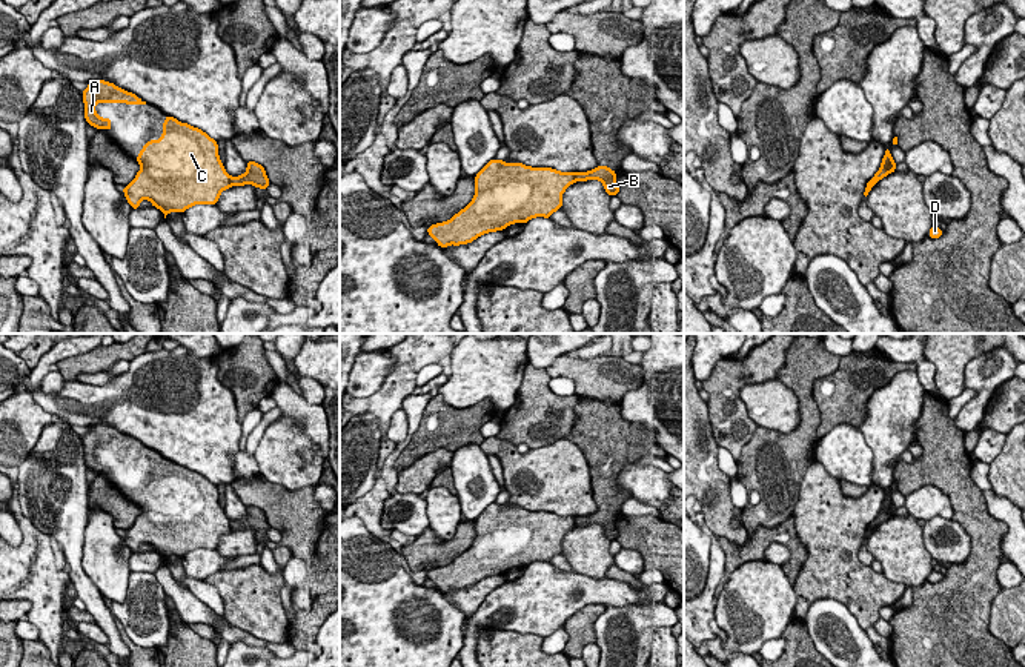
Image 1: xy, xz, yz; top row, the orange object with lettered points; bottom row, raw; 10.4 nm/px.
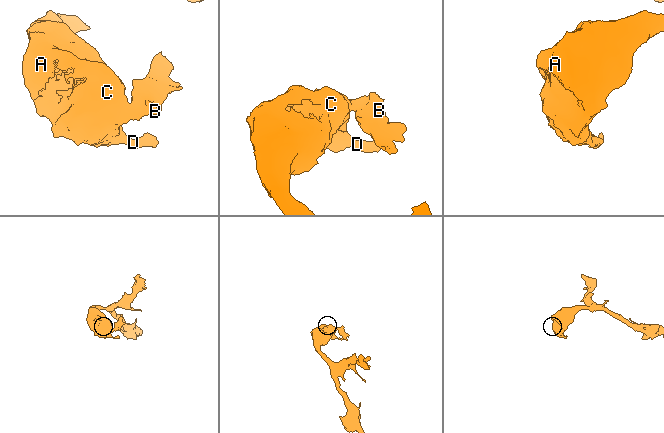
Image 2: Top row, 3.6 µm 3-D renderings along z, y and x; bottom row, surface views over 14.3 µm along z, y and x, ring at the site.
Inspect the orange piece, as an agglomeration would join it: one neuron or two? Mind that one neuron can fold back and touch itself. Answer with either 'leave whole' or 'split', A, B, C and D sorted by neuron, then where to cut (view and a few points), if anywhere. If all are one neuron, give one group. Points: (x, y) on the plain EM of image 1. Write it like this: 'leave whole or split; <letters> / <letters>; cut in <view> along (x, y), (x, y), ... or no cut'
split; A C D / B; cut in xy along (229, 521), (231, 529)

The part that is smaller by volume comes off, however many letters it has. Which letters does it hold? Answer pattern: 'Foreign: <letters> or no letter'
Foreign: B

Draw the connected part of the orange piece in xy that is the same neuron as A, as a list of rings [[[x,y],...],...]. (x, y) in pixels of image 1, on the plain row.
[[[94,424],[88,427],[88,432],[81,436],[85,447],[85,463],[88,469],[97,473],[111,475],[111,463],[101,463],[95,456],[97,447],[126,447],[126,449],[146,449],[135,438],[120,433],[114,427],[104,424]]]

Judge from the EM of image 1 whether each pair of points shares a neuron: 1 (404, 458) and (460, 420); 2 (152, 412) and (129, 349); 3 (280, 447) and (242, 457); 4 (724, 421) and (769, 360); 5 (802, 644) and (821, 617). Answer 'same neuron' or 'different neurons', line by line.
1: same neuron
2: different neurons
3: different neurons
4: same neuron
5: different neurons

